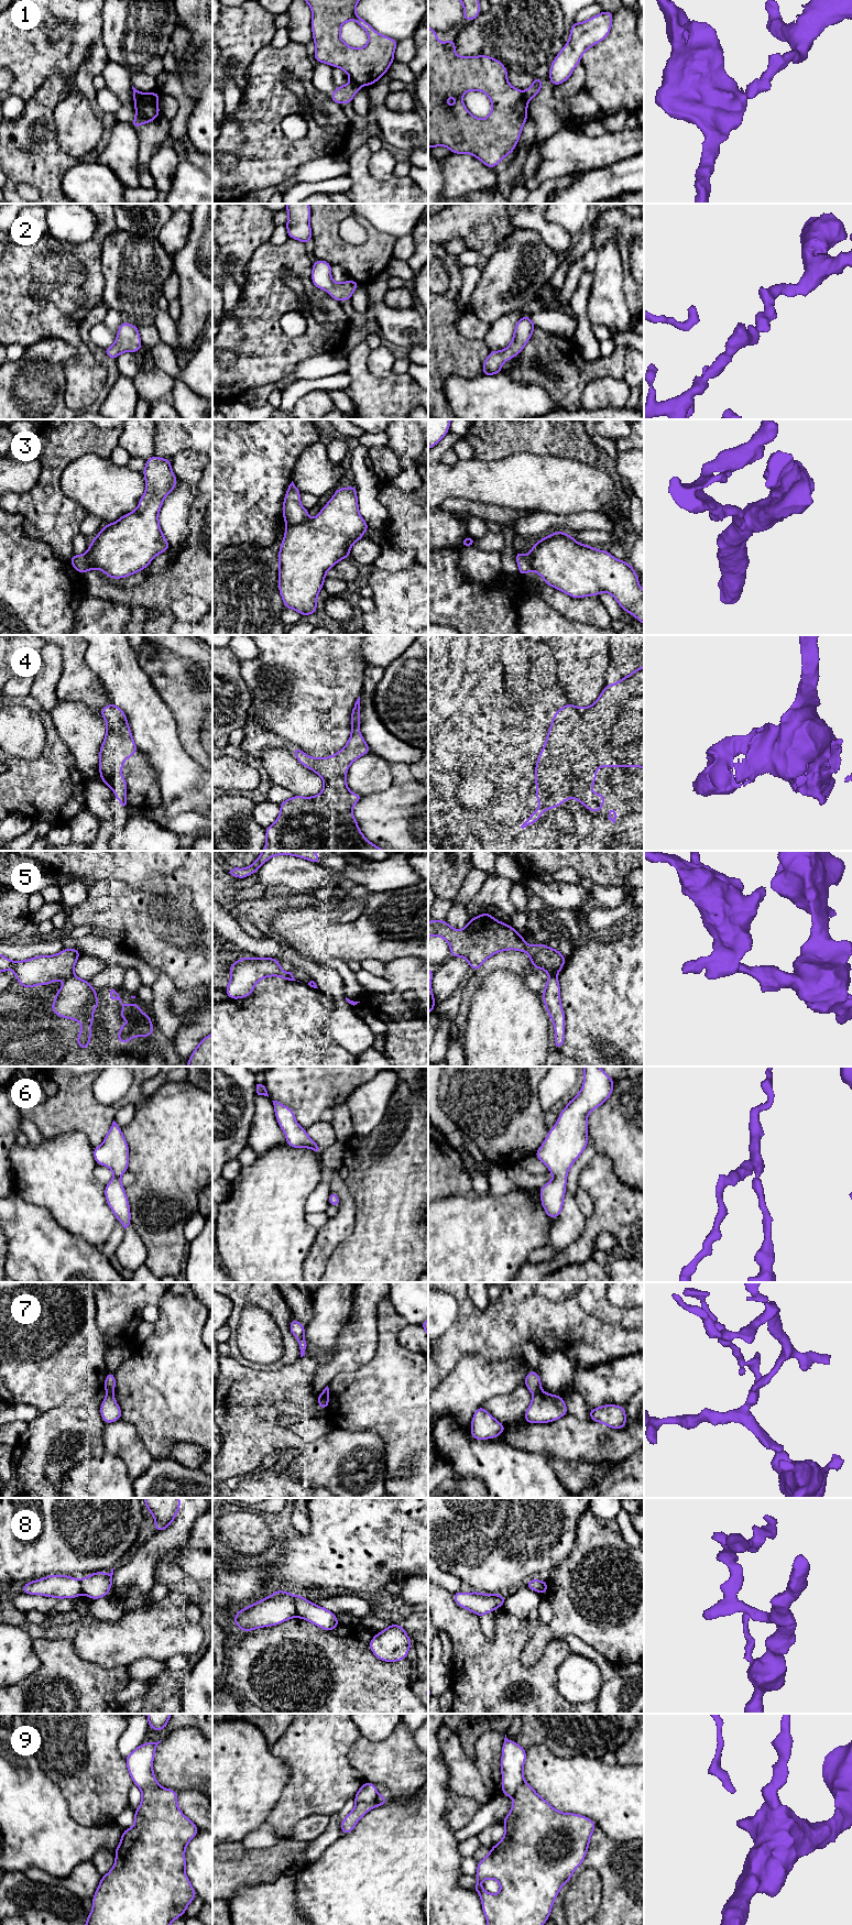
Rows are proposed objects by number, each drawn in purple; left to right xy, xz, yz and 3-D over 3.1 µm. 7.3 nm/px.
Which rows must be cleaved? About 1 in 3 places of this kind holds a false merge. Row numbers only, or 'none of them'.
1, 3, 5, 7, 8, 9

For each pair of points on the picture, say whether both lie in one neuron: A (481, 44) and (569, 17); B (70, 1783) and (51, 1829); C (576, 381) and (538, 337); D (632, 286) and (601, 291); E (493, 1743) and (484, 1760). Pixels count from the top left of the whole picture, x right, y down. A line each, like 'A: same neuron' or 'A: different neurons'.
A: different neurons
B: different neurons
C: same neuron
D: different neurons
E: same neuron

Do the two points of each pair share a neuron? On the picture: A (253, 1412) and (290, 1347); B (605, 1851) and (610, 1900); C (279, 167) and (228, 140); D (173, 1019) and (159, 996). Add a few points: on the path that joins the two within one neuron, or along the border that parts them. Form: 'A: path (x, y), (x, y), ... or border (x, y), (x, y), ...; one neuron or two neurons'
A: border (299, 1356), (295, 1362), (274, 1370), (251, 1369); two neurons
B: path (607, 1863), (610, 1869), (610, 1888); one neuron
C: path (266, 162), (255, 153), (243, 153), (240, 150); one neuron
D: path (167, 1014), (163, 1009), (161, 1002); one neuron

